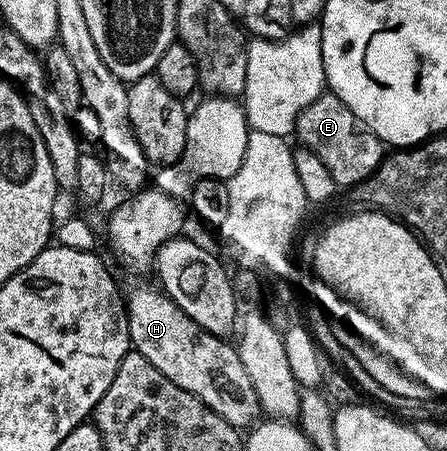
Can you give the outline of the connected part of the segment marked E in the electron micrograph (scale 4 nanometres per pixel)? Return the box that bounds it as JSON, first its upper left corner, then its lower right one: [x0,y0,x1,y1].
[294,94,385,186]

